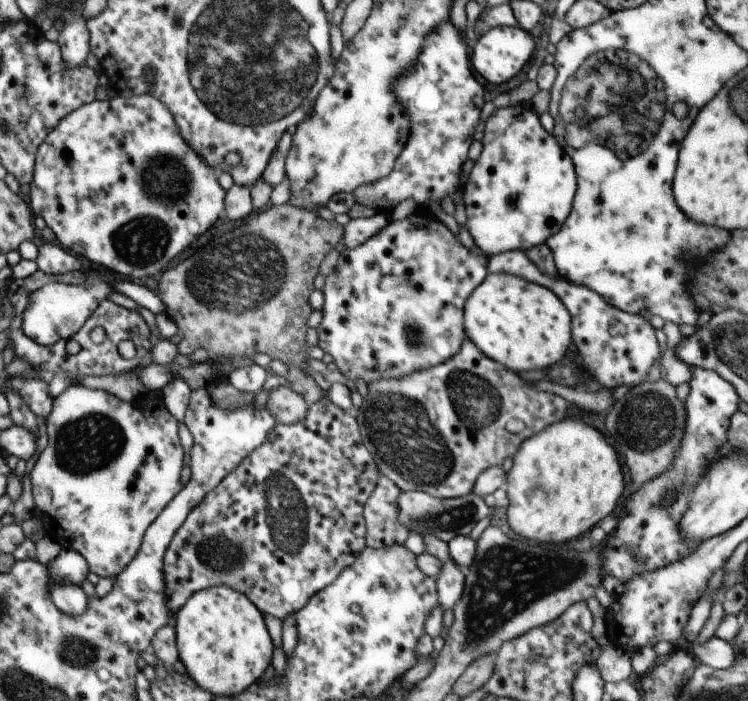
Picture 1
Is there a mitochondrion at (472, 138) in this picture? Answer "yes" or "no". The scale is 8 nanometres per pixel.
no

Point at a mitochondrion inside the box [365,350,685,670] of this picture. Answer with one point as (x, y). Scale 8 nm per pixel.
(507, 584)

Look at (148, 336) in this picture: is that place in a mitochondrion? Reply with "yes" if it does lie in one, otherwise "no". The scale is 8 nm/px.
no

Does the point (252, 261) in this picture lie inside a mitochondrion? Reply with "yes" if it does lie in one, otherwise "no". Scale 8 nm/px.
yes

